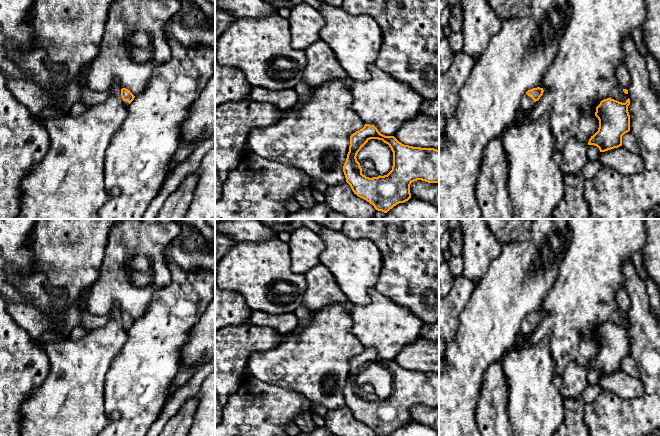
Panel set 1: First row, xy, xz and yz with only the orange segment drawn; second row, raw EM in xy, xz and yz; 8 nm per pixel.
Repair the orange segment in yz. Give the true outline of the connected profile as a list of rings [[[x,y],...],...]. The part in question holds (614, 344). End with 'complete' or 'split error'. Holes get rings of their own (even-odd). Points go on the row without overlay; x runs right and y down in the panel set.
[[[611,322],[602,324],[595,336],[599,352],[589,363],[588,369],[597,370],[600,376],[622,370],[622,360],[630,355],[629,329],[629,322],[625,327]]]; complete

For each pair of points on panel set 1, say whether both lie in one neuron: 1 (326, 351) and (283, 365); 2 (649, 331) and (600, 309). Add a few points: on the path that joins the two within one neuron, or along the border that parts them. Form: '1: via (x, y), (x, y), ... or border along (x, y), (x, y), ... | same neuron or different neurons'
1: via (315, 360), (313, 362), (294, 364) | same neuron
2: border along (627, 318), (629, 321) | different neurons

